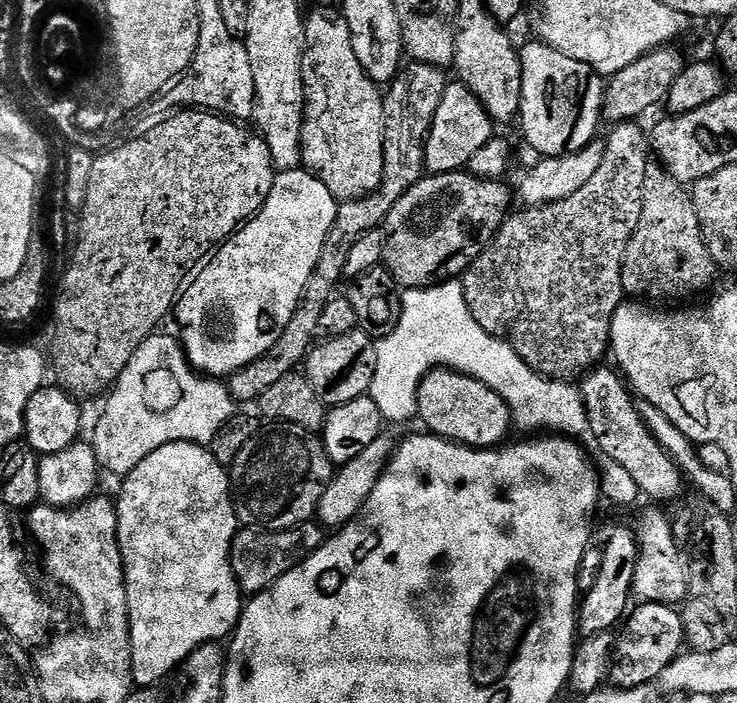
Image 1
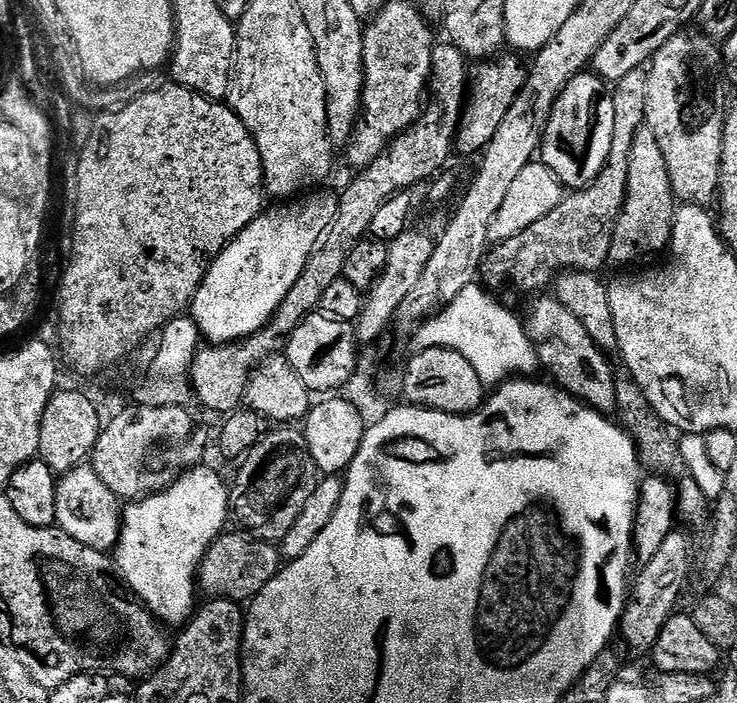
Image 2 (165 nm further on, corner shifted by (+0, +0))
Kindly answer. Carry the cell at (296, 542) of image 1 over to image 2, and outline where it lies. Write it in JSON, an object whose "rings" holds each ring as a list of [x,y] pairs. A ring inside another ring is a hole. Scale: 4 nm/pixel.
{"rings":[[[225,531],[213,542],[210,550],[206,550],[200,563],[198,588],[208,598],[251,602],[280,573],[282,553],[275,543],[235,531]]]}

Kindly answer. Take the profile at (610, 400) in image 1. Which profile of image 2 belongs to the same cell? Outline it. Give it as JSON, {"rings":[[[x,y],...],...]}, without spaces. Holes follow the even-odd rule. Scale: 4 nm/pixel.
{"rings":[[[540,294],[528,308],[524,328],[528,331],[530,342],[536,348],[540,368],[548,371],[553,381],[577,400],[588,404],[596,411],[605,414],[615,409],[615,382],[617,373],[608,365],[609,357],[586,334],[582,322],[562,306],[562,302],[552,294]],[[548,295],[548,296],[544,296]]]}

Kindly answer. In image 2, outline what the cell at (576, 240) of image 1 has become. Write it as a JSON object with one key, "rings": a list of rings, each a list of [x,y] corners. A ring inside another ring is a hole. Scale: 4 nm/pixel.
{"rings":[[[643,71],[631,72],[626,74],[626,78],[622,78],[614,88],[612,92],[612,97],[614,98],[614,138],[612,139],[612,145],[610,146],[610,158],[608,159],[607,166],[602,170],[602,174],[598,174],[598,178],[588,187],[573,191],[571,194],[565,195],[564,201],[558,205],[554,210],[550,210],[550,214],[546,214],[546,218],[538,218],[538,222],[534,222],[530,226],[530,230],[522,230],[522,234],[514,234],[514,238],[509,240],[499,241],[489,251],[483,265],[482,265],[482,276],[483,279],[488,279],[489,285],[492,284],[504,284],[507,280],[513,280],[520,288],[540,288],[536,290],[544,290],[544,288],[553,283],[556,277],[560,275],[561,272],[573,271],[573,272],[594,272],[599,273],[601,271],[600,267],[603,264],[607,265],[609,263],[608,255],[610,254],[610,242],[612,241],[612,235],[614,234],[614,226],[618,222],[620,217],[620,211],[624,205],[624,199],[626,198],[626,190],[628,189],[628,171],[630,170],[630,150],[634,146],[634,138],[636,137],[636,131],[639,128],[645,127],[646,121],[644,115],[646,114],[646,90],[648,89],[648,78]]]}

